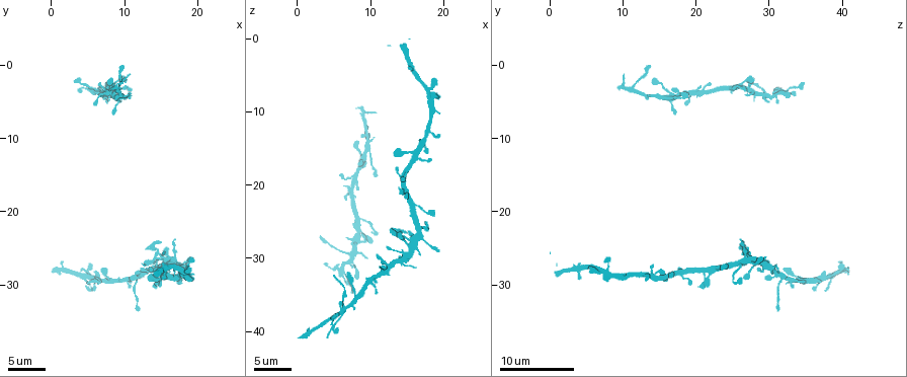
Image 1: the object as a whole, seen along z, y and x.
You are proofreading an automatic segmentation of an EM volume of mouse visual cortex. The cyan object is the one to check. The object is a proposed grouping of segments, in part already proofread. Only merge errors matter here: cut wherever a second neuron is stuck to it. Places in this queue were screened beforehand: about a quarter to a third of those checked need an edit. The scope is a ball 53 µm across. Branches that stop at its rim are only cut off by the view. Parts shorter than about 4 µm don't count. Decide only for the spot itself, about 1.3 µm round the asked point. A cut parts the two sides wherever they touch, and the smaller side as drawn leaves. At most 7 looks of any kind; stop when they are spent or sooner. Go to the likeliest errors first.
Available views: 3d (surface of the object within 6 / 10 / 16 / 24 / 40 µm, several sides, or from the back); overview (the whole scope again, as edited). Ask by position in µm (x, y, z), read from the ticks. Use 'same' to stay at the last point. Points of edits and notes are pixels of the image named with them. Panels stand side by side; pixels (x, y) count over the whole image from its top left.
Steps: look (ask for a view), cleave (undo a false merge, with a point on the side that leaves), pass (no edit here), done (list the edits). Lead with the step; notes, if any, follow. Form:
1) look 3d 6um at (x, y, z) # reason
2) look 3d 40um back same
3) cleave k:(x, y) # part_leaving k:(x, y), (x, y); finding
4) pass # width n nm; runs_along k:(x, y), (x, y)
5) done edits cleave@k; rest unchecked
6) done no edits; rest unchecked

look 3d 10um at (6.0, 29.0, 37.0) # four or more arms meet

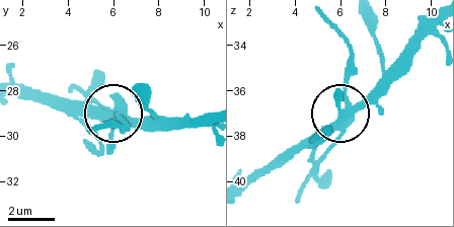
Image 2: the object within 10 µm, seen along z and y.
look 3d 10um back same

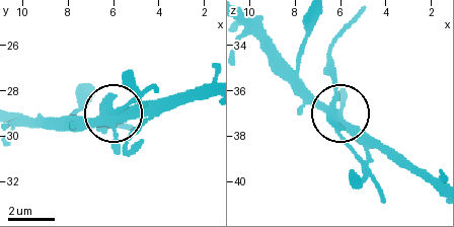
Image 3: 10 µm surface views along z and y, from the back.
pass # arms 5; runs_along 3:(246, 25), (305, 89), (335, 108), (333, 63); continuous, no second neuron

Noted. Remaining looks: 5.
look 3d 6um at (17.0, 27.0, 26.0) # three arms meet

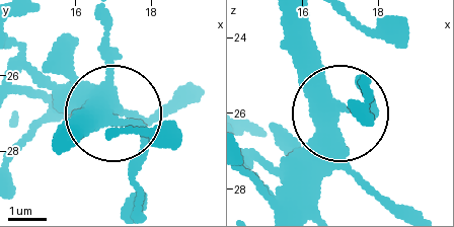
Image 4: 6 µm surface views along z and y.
pass # side_arm 5 um; continuous, no second neuron

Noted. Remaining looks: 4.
look 3d 10um at (11.5, 29.0, 32.0) # three arms meet

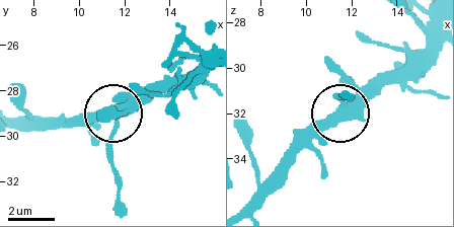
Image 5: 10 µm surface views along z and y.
pass # side_arm 5 um; continuous, no second neuron

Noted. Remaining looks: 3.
look 3d 10um at (7.5, 4.0, 28.5) # four or more arms meet

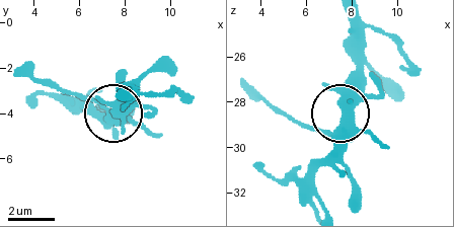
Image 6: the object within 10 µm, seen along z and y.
pass # side_arm 6 um; all the same neuron

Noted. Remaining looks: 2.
done no edits; rest unchecked

